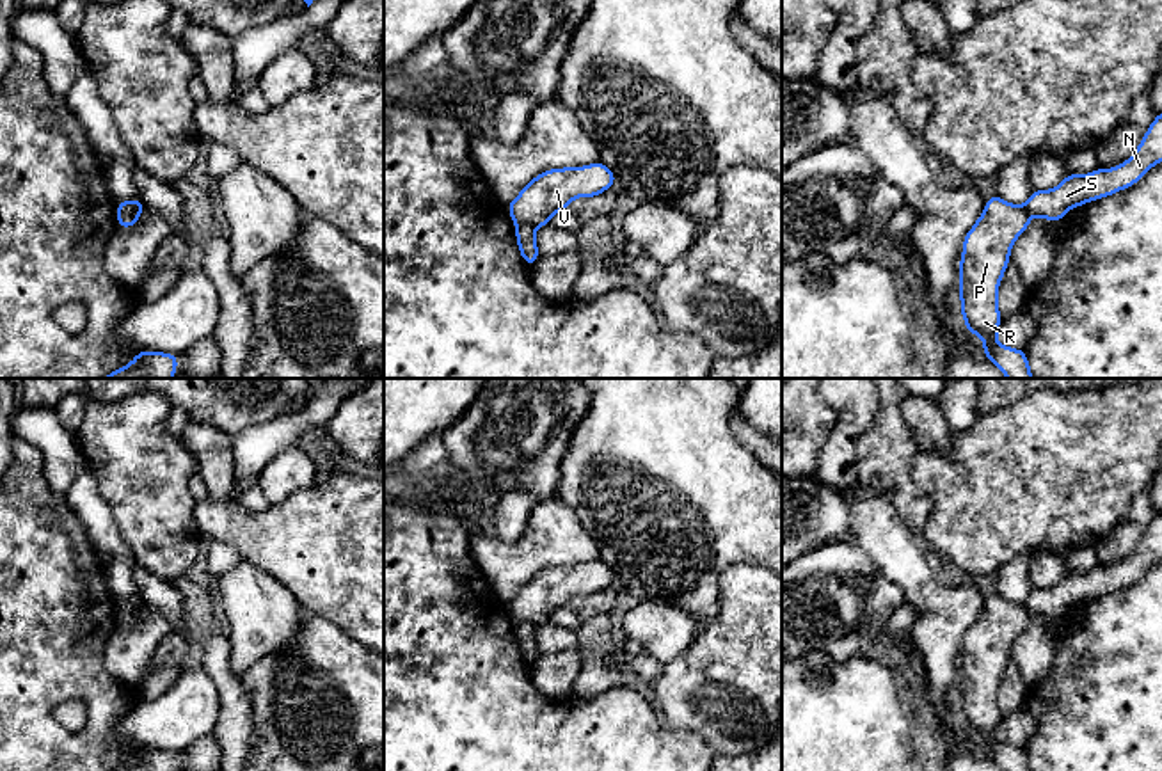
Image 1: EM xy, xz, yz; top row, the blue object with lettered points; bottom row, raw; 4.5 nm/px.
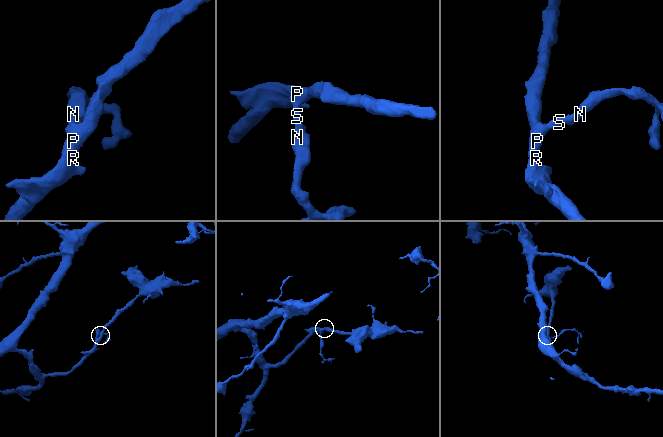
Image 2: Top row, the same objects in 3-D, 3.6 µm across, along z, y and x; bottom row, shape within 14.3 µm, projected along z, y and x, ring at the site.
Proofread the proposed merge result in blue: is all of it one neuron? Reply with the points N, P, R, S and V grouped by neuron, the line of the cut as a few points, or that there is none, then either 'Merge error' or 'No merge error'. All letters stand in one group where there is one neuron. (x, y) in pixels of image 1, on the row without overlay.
Groups: N S / P R V. Split along xy (143, 603), (134, 610), (118, 610). Merge error

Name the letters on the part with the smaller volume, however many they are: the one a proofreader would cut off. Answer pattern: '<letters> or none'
N, S

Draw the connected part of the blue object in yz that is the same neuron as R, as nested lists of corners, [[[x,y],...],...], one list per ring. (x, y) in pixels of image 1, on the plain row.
[[[999,593],[988,595],[983,613],[975,618],[972,627],[963,636],[963,650],[959,657],[959,684],[961,695],[961,714],[968,727],[968,732],[977,732],[983,741],[983,751],[1002,769],[1002,771],[1032,771],[1029,766],[1025,748],[1016,748],[997,739],[997,728],[1002,719],[999,711],[999,682],[1004,675],[1006,664],[1009,663],[1009,652],[1013,641],[1029,625],[1031,613],[1023,602],[1011,602]]]

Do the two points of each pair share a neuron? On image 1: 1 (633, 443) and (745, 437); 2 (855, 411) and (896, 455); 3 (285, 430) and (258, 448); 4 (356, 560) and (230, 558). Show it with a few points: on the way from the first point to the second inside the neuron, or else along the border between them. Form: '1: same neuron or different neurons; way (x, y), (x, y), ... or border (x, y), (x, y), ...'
1: different neurons; border (738, 404), (731, 420), (731, 430), (763, 466)
2: different neurons; border (878, 397), (878, 413), (859, 443), (855, 466)
3: same neuron; way (278, 434), (265, 441)
4: different neurons; border (212, 539), (228, 542), (242, 558)

